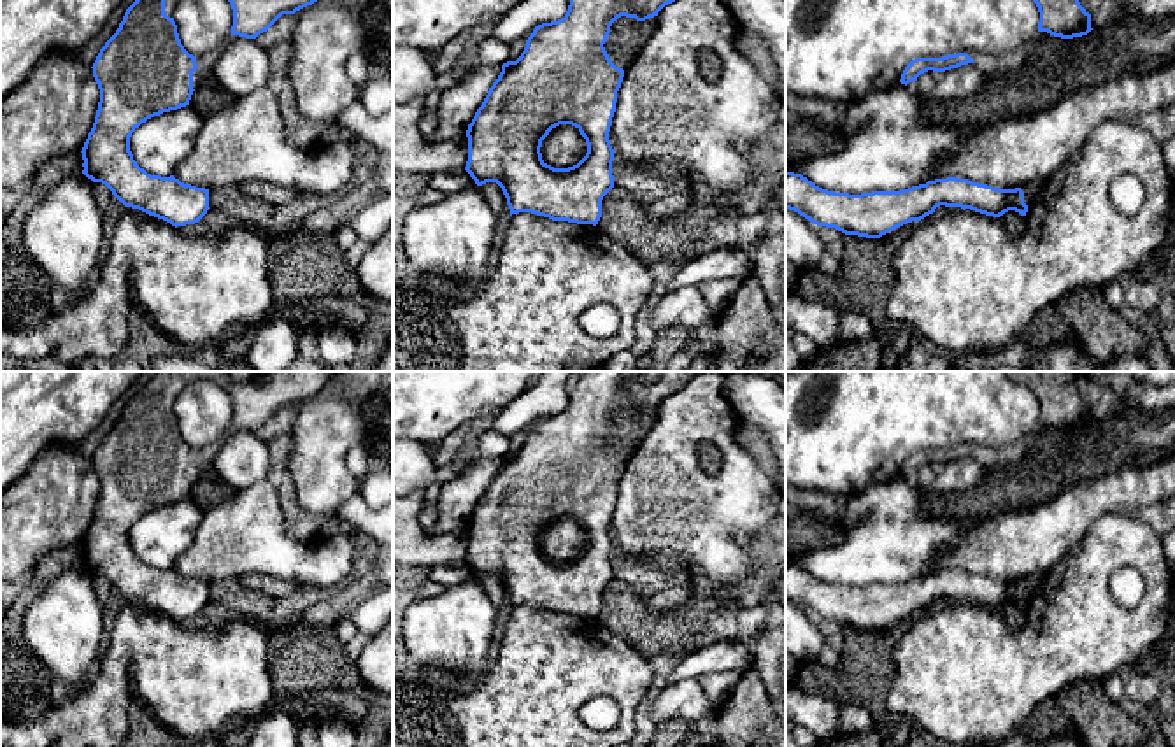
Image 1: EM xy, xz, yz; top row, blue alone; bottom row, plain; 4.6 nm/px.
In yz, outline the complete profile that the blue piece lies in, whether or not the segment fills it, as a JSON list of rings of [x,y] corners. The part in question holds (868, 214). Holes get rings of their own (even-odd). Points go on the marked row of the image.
[[[786,172],[786,209],[845,235],[880,238],[907,223],[924,219],[940,205],[993,217],[1008,210],[1021,216],[1028,212],[1021,188],[1000,189],[958,177],[935,179],[900,191],[849,195],[822,189],[801,174]]]

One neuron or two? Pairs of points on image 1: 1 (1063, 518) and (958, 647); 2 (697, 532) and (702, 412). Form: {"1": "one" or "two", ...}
{"1": "two", "2": "one"}

